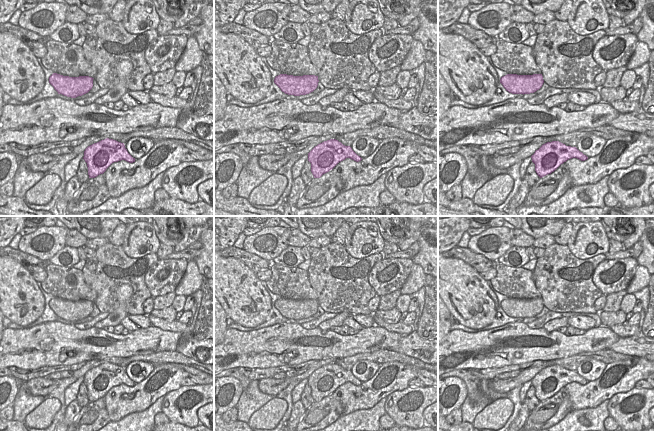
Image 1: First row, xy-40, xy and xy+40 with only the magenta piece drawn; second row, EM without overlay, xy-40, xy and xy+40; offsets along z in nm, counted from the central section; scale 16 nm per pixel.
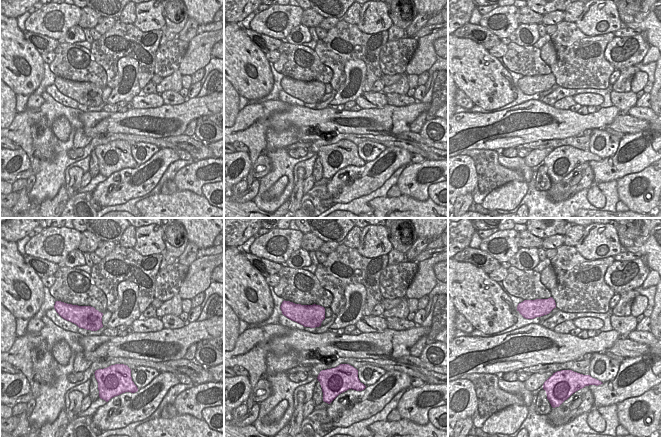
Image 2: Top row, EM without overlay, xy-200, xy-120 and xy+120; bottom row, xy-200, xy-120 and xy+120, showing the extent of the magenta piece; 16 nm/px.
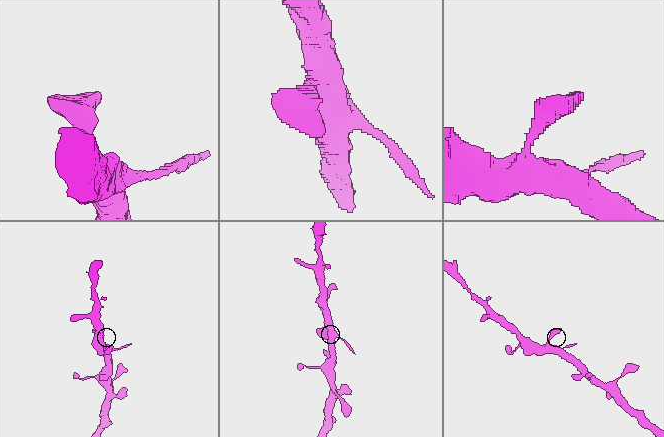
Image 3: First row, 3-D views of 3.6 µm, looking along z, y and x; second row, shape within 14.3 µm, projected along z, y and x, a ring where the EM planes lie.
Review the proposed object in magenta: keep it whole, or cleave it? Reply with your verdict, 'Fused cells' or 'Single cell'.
Fused cells.

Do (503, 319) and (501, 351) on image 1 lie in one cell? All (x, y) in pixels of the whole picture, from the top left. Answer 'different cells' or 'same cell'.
different cells

